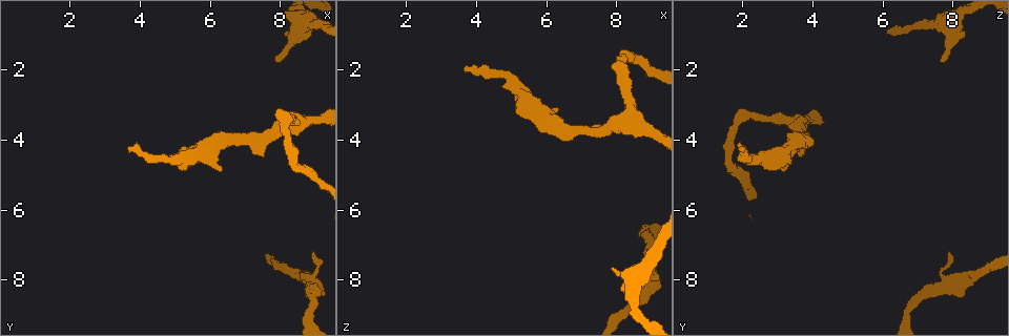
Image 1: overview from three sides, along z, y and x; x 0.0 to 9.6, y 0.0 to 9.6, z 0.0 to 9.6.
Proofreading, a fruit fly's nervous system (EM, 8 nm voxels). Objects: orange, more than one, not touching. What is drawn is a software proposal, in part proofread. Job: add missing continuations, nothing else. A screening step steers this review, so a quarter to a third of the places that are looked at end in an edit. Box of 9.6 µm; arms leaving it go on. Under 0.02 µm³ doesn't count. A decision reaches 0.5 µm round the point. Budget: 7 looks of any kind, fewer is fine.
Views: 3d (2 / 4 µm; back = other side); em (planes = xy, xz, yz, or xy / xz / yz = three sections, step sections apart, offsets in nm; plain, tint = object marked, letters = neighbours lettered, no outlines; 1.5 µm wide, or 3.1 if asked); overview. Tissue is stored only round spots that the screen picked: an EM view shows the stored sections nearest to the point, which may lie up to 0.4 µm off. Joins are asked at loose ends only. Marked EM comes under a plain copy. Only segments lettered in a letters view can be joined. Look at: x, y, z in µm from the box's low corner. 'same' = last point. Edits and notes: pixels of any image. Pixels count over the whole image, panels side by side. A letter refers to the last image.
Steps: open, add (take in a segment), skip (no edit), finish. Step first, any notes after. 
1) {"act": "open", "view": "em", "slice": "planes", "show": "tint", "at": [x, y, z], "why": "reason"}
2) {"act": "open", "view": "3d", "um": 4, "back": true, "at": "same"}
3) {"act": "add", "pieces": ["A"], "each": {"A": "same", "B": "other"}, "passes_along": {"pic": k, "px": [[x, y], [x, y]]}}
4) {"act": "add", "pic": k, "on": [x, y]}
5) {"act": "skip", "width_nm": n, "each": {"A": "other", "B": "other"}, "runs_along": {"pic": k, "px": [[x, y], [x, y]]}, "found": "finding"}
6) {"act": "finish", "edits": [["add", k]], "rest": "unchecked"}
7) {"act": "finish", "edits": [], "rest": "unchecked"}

{"act": "open", "view": "em", "slice": "xy", "step": 8, "show": "tint", "at": [8.85, 7.25, 7.90], "why": "tapers out"}

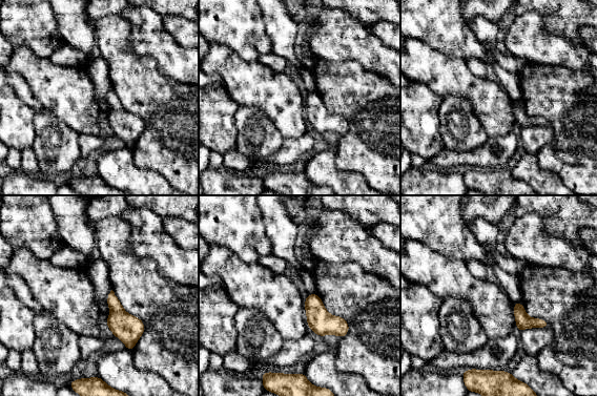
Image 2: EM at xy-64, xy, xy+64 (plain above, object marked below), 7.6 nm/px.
{"act": "open", "view": "em", "slice": "yz", "step": 4, "show": "letters", "at": "same", "why": "cut it another way"}

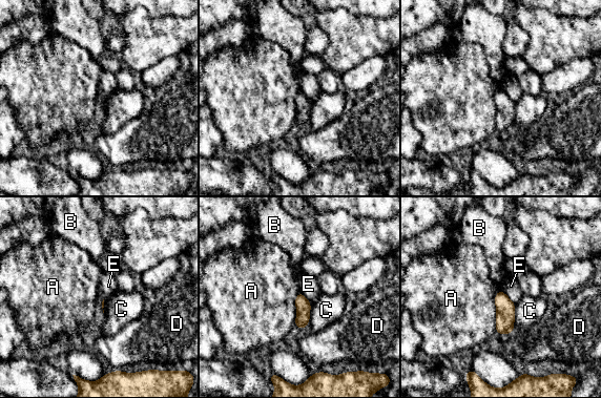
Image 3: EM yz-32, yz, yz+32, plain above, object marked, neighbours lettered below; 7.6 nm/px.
{"act": "skip", "each": {"A": "other", "B": "other", "C": "other", "D": "other", "E": "other"}, "found": "none of them fits"}

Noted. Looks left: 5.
{"act": "open", "view": "3d", "um": 4, "at": [6.30, 4.90, 3.05], "why": "an open end"}

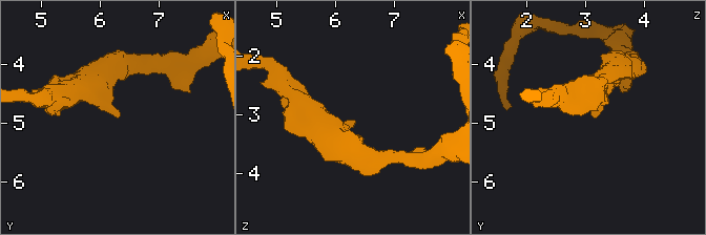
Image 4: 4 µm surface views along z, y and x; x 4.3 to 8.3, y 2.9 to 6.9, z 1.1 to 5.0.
{"act": "open", "view": "em", "slice": "planes", "show": "letters", "at": [6.35, 4.90, 3.05], "why": "shape alone is not enough"}

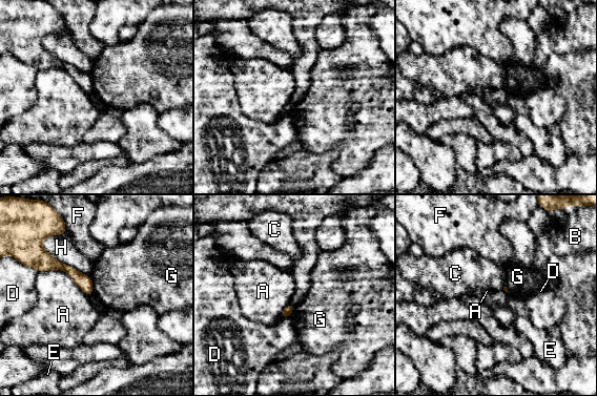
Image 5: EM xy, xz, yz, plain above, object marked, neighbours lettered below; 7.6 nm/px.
{"act": "skip", "longest_contact_nm": ["A", 440], "each": {"A": "other", "B": "other", "C": "other", "D": "other", "E": "other", "F": "other", "G": "other", "H": "other"}, "found": "no lettered segment goes on from it"}

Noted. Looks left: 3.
{"act": "open", "view": "3d", "um": 4, "at": [7.85, 1.75, 7.70], "why": "an open end"}

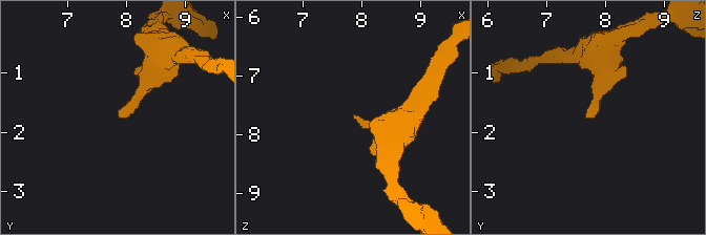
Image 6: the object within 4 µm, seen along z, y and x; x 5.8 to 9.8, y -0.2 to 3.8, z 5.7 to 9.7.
{"act": "open", "view": "em", "slice": "planes", "show": "letters", "at": [7.90, 1.75, 7.60], "why": "now the EM"}

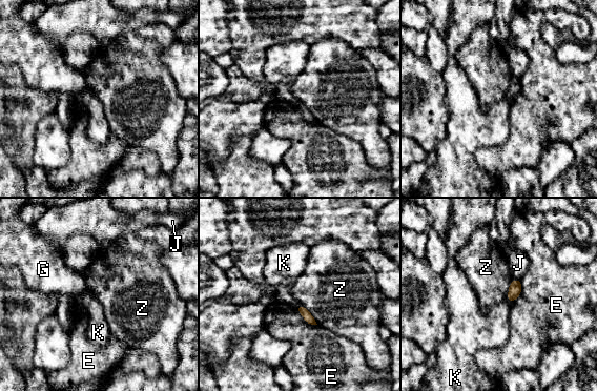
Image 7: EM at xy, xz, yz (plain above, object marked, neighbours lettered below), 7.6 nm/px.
{"act": "skip", "each": {"E": "other", "G": "other", "J": "other", "K": "other", "Z": "other"}, "border": {"pic": 7, "px": [[300, 303], [317, 324]]}, "found": "no lettered segment goes on from it"}

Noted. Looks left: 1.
{"act": "finish", "edits": [], "rest": "unchecked"}

